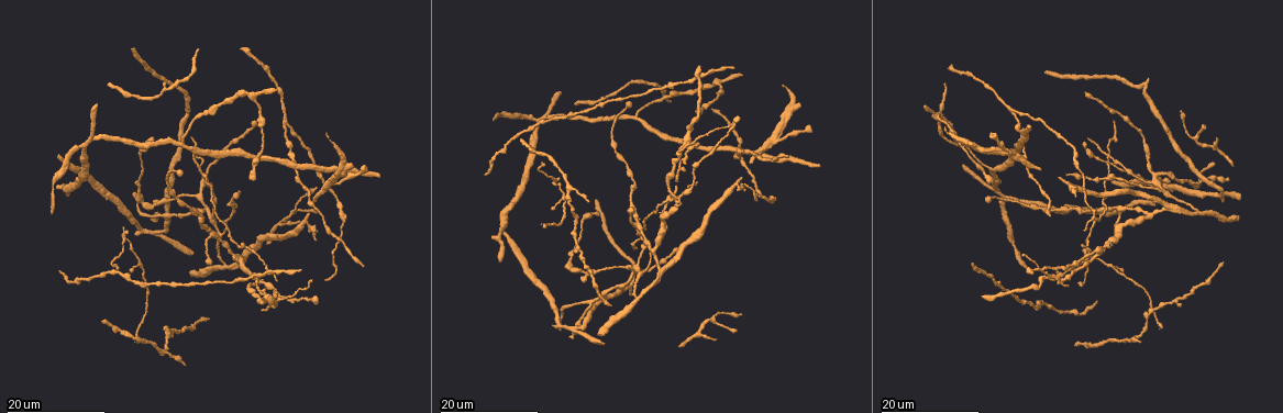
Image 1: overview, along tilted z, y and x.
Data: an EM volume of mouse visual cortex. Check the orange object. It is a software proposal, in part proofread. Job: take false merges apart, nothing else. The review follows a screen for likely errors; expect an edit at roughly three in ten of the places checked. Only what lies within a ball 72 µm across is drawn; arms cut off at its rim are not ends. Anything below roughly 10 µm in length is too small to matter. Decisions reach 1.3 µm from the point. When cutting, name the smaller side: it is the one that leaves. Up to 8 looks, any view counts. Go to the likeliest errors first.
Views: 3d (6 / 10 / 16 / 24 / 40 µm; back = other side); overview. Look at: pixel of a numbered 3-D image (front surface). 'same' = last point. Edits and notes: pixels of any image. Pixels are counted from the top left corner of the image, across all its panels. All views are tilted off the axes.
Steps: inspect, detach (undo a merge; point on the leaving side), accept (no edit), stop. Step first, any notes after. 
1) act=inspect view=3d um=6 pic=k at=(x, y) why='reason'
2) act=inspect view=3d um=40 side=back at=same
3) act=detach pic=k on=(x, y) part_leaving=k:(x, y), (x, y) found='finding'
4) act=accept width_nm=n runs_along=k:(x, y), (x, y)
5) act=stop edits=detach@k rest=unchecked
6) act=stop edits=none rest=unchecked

act=inspect view=3d um=24 pic=1 at=(203, 177)

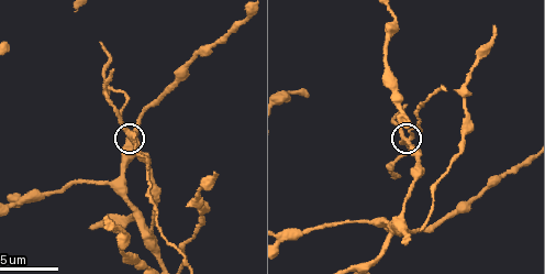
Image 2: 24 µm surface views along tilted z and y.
act=inspect view=3d um=10 pic=2 at=(134, 133)

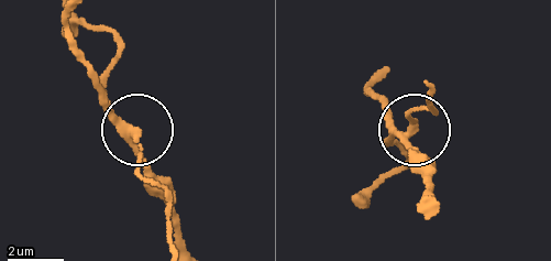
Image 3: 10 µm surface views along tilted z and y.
act=detach pic=3 on=(410, 120) part_leaving=3:(121, 124), (134, 140), (142, 175), (166, 196), (171, 250) found='a second neuron is stuck on'

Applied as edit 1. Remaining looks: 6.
act=inspect view=3d um=16 pic=1 at=(286, 125) why='four-way junction'

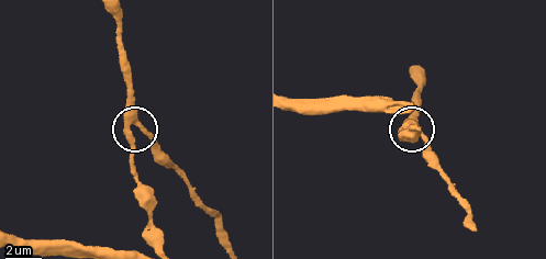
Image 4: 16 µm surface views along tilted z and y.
act=inspect view=3d um=10 pic=4 at=(140, 124)

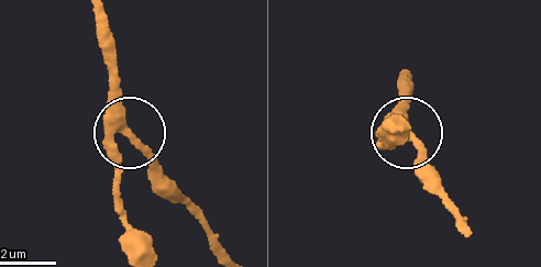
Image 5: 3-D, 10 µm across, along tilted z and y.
act=accept width_nm=310 found='continuous, no second neuron'

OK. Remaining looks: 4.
act=inspect view=3d um=16 pic=1 at=(553, 186) why='calibre changes'

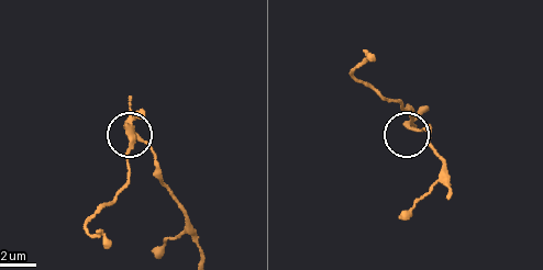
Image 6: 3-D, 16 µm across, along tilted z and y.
act=inspect view=3d um=10 pic=6 at=(415, 126)

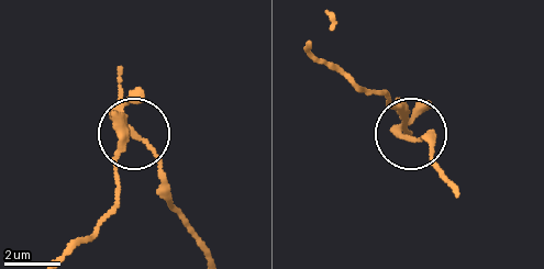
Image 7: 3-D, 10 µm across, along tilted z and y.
act=accept width_nm=170 found='all the same neuron'

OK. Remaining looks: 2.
act=inspect view=3d um=6 pic=2 at=(152, 238)

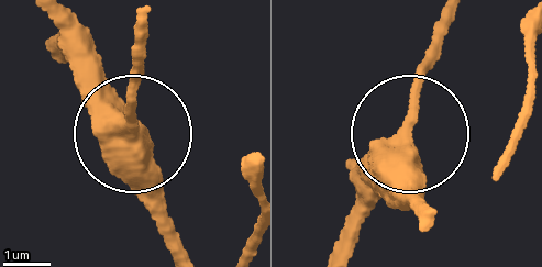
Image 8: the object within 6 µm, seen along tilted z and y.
act=accept width_nm=510 runs_along=8:(52, 45), (126, 135), (137, 68) found='one neuron here'

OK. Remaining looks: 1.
act=stop edits=detach@3 rest=unchecked

